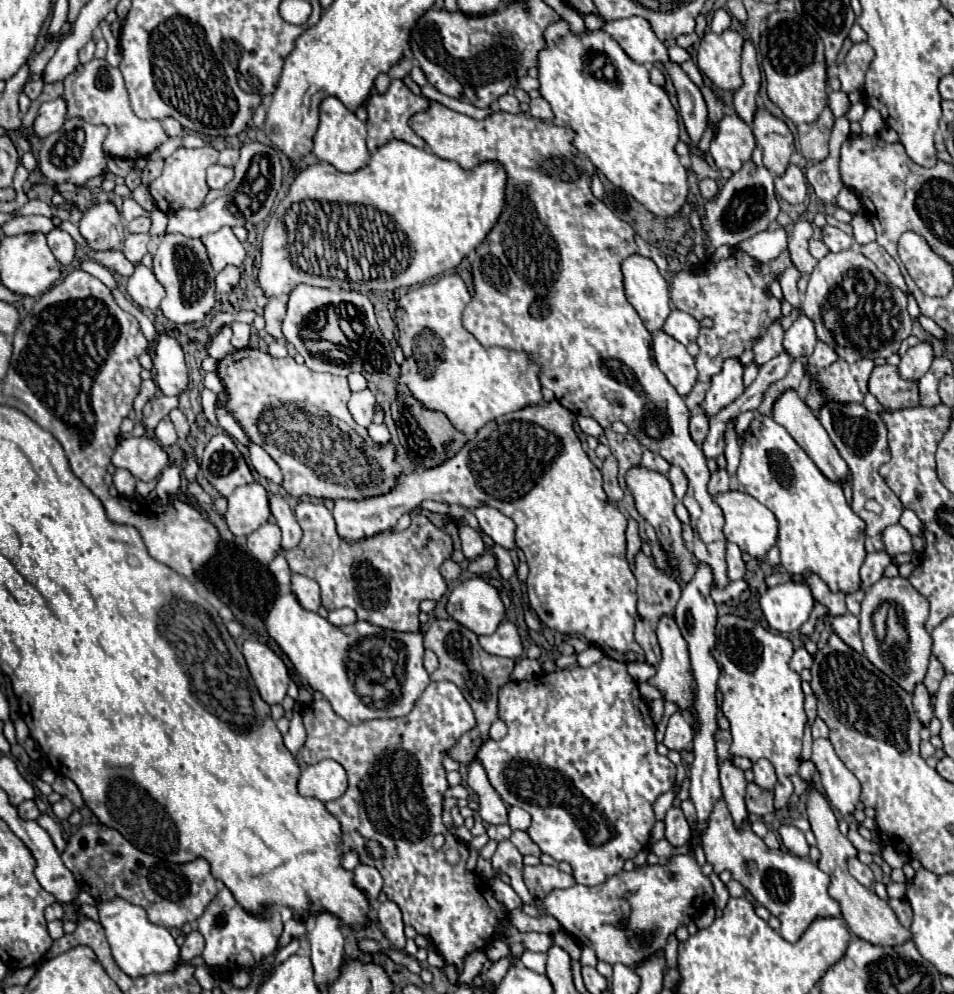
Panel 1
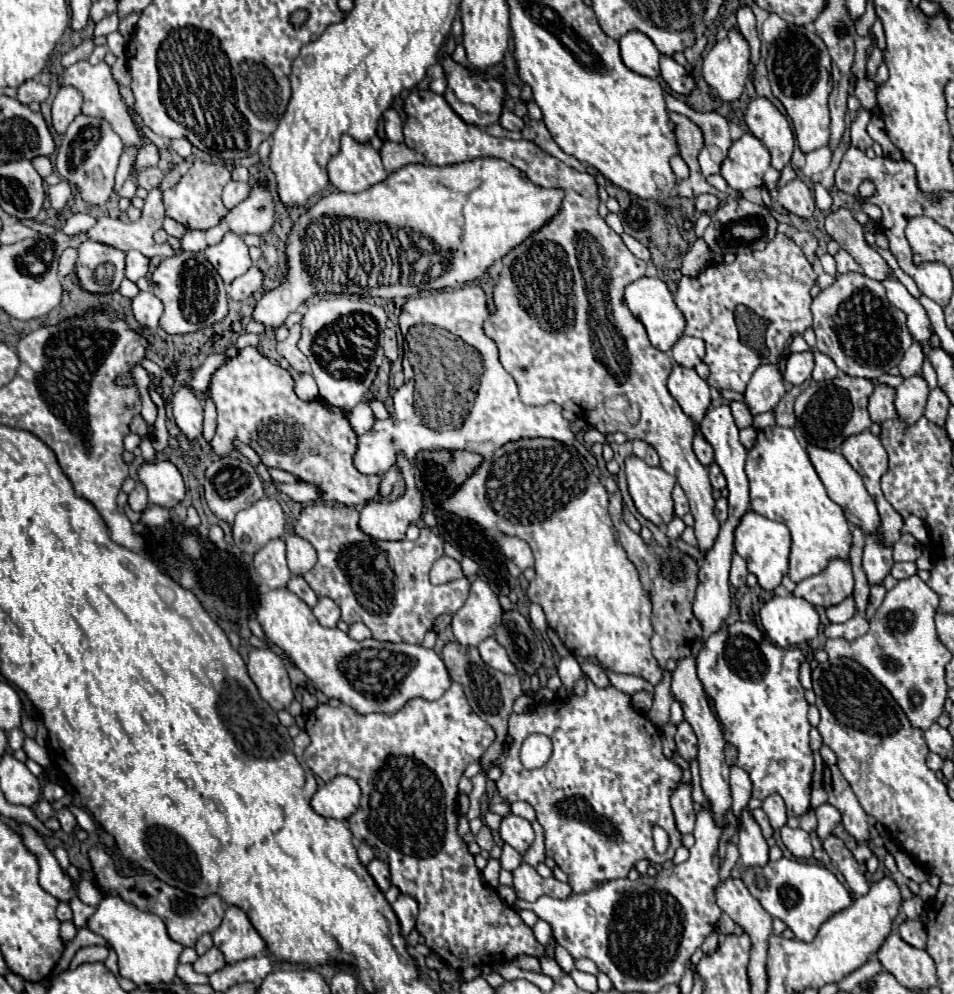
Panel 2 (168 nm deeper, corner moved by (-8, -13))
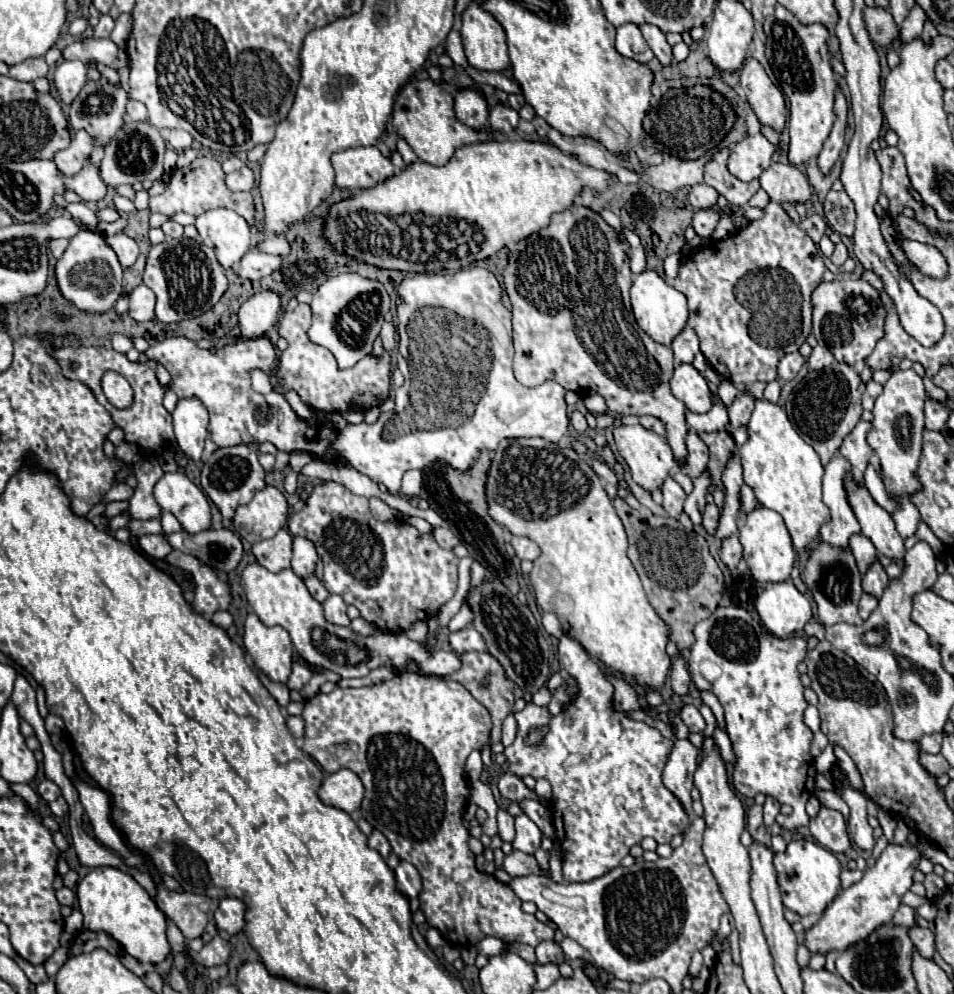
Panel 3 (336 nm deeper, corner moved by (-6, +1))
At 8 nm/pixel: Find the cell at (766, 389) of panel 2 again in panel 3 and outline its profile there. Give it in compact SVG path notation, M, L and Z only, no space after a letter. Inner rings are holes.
M738 394L738 398L732 402L732 406L728 406L728 426L730 426L730 430L746 426L752 410L754 410L754 398L748 396L748 394Z

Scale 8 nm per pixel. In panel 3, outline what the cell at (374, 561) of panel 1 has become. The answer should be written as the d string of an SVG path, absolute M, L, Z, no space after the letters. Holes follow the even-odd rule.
M320 482L306 506L294 512L288 520L288 530L292 536L308 538L318 552L316 576L330 594L338 594L346 604L360 610L362 618L374 624L378 630L404 632L416 620L428 620L438 614L438 610L452 600L458 584L458 558L452 550L444 550L436 544L432 534L422 534L406 522L378 522L368 508L368 500L354 496L338 482Z

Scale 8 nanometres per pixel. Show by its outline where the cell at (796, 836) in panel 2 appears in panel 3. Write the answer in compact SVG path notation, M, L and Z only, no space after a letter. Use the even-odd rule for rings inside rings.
M738 606L718 608L710 618L696 624L694 634L696 642L690 648L688 658L690 676L698 690L710 690L724 708L726 732L730 736L732 750L736 756L736 762L732 766L732 784L736 792L740 792L746 798L764 794L772 796L780 804L790 804L792 813L790 815L780 813L776 818L777 823L786 830L795 832L799 826L808 825L810 819L806 816L805 805L814 792L816 768L810 756L812 732L802 722L802 714L808 702L802 696L804 686L800 682L800 672L796 668L806 656L806 638L800 636L776 638L760 622L756 622L744 608Z

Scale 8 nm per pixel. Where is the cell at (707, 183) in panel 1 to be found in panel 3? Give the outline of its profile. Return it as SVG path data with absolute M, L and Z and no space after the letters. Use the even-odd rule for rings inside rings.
M696 184L688 192L688 202L694 206L694 210L708 210L714 208L718 200L718 192L706 184Z

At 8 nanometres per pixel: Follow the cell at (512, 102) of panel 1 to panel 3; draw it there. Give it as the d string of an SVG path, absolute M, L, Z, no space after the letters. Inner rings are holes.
M498 104L490 110L490 130L500 134L510 134L516 130L518 112L512 110L508 104Z

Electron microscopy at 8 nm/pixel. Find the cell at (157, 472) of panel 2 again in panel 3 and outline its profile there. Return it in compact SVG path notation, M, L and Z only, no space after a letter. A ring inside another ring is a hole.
M164 474L154 488L154 496L164 512L170 512L178 518L184 532L198 534L210 528L210 504L204 492L194 482L190 482L186 474Z

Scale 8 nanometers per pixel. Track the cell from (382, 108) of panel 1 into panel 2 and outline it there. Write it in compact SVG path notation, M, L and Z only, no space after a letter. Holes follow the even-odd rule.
M384 140L382 148L380 148L380 156L382 156L382 164L386 172L394 172L398 168L402 168L404 164L412 164L412 162L420 162L424 164L426 158L422 154L418 154L416 150L408 148L406 144L398 144L392 140Z

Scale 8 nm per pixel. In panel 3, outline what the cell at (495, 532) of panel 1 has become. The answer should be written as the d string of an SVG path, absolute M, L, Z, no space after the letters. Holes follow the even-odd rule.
M514 536L514 538L512 538L512 546L514 546L516 556L518 556L520 560L536 560L536 558L540 556L538 544L534 544L530 538Z

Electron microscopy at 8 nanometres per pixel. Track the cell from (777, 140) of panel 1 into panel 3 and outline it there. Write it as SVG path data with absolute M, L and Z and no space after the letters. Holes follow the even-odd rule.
M748 56L742 72L740 72L740 86L746 92L746 100L752 106L754 114L762 124L768 124L776 128L778 132L784 130L786 122L786 106L782 92L774 86L774 82L768 78L762 64Z

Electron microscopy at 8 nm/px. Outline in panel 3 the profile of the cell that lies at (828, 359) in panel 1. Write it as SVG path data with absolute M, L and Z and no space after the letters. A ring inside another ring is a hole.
M816 346L808 358L808 366L810 370L822 370L826 366L830 366L834 362L834 356L828 348L822 348L822 346Z

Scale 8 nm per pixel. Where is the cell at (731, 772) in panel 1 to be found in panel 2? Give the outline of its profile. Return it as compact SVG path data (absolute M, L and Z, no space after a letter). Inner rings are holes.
M748 808L742 810L740 818L742 818L742 824L738 832L738 838L740 838L738 848L740 848L742 864L744 866L764 866L768 862L768 844L760 832L760 826Z

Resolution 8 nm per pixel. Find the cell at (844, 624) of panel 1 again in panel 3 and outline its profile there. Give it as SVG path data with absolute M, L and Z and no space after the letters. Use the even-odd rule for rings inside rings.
M822 540L814 542L804 564L804 584L810 588L812 598L816 600L816 616L824 626L832 626L838 622L846 624L862 624L858 616L858 600L862 596L862 574L856 566L850 548L834 548Z

